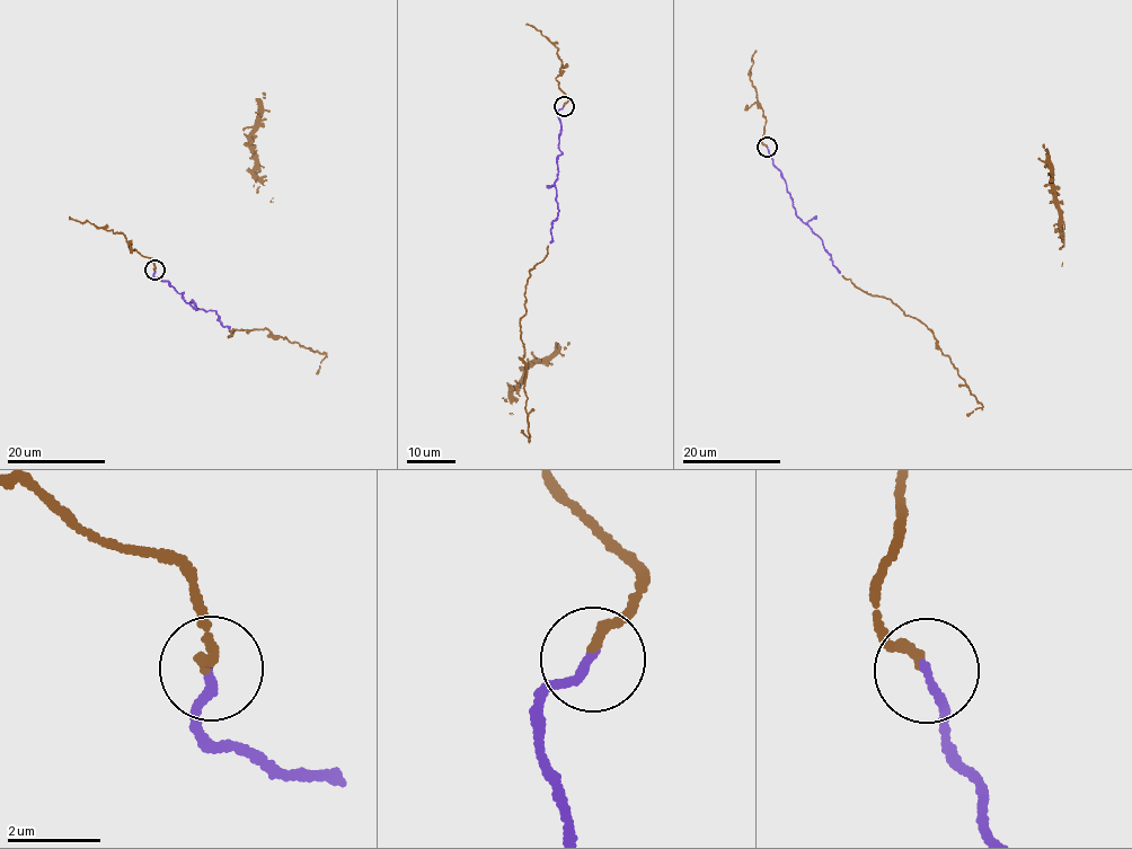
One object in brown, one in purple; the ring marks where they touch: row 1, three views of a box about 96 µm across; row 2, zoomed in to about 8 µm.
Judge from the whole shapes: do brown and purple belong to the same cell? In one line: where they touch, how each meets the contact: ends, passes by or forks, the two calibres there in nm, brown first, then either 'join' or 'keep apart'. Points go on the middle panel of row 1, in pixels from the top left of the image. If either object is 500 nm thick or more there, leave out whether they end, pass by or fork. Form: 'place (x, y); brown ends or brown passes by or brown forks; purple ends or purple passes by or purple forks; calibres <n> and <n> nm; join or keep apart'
place (564, 106); brown ends; purple ends; calibres 200 and 170 nm; join

